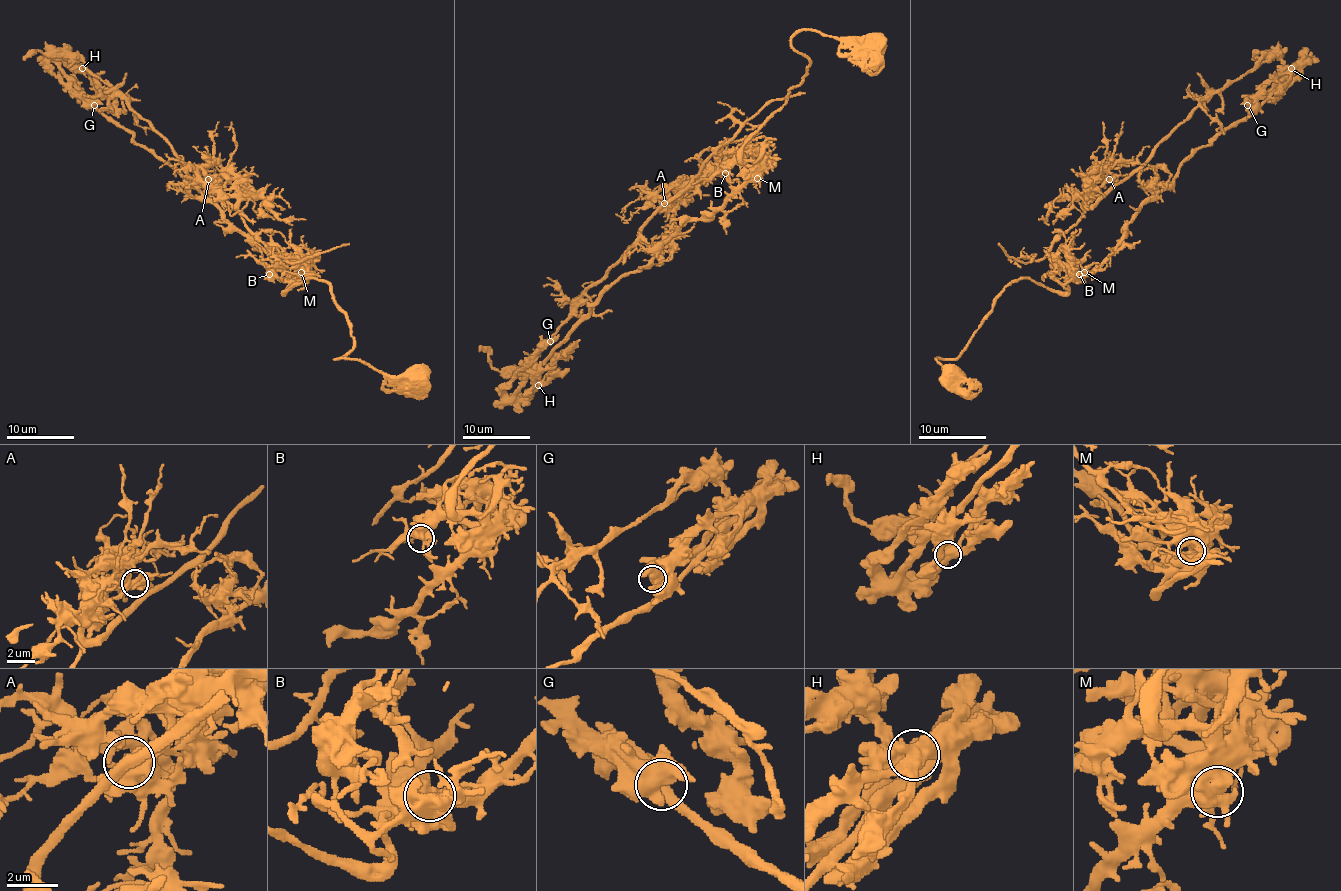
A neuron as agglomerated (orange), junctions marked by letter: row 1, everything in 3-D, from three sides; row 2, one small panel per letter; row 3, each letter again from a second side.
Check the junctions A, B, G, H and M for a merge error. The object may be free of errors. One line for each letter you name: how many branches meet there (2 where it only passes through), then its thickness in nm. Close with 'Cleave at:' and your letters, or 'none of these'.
H: branches 3; calibre 550 nm
Cleave at: H

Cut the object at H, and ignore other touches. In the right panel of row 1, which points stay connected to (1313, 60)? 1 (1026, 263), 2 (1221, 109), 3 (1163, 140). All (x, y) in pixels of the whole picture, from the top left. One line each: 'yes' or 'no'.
1: no
2: no
3: no

